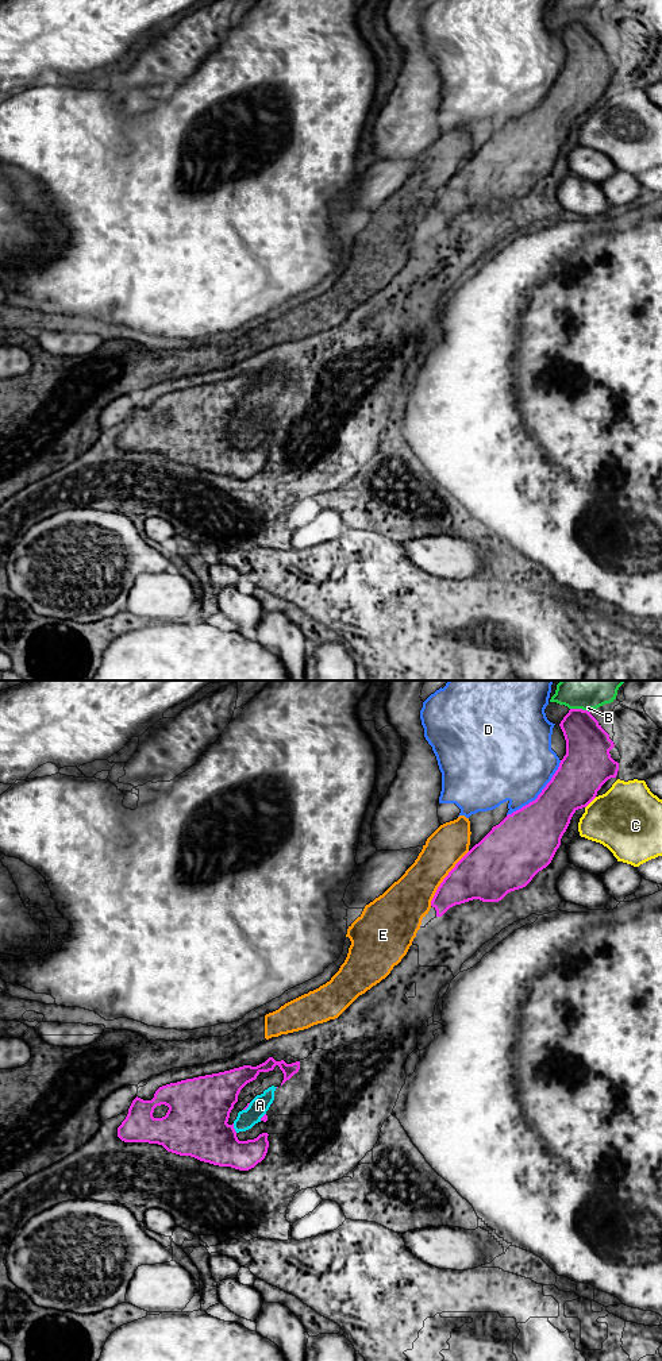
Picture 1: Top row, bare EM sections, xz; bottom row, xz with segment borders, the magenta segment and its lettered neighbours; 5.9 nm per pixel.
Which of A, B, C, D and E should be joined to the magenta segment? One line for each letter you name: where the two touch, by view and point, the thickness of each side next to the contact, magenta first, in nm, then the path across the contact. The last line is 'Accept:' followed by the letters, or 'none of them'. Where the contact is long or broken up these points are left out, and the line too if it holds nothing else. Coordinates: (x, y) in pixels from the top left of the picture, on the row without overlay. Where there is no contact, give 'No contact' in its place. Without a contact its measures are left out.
Accept: none of them

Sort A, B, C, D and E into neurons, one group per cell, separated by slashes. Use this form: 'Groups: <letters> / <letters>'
Groups: A / B C / D / E

